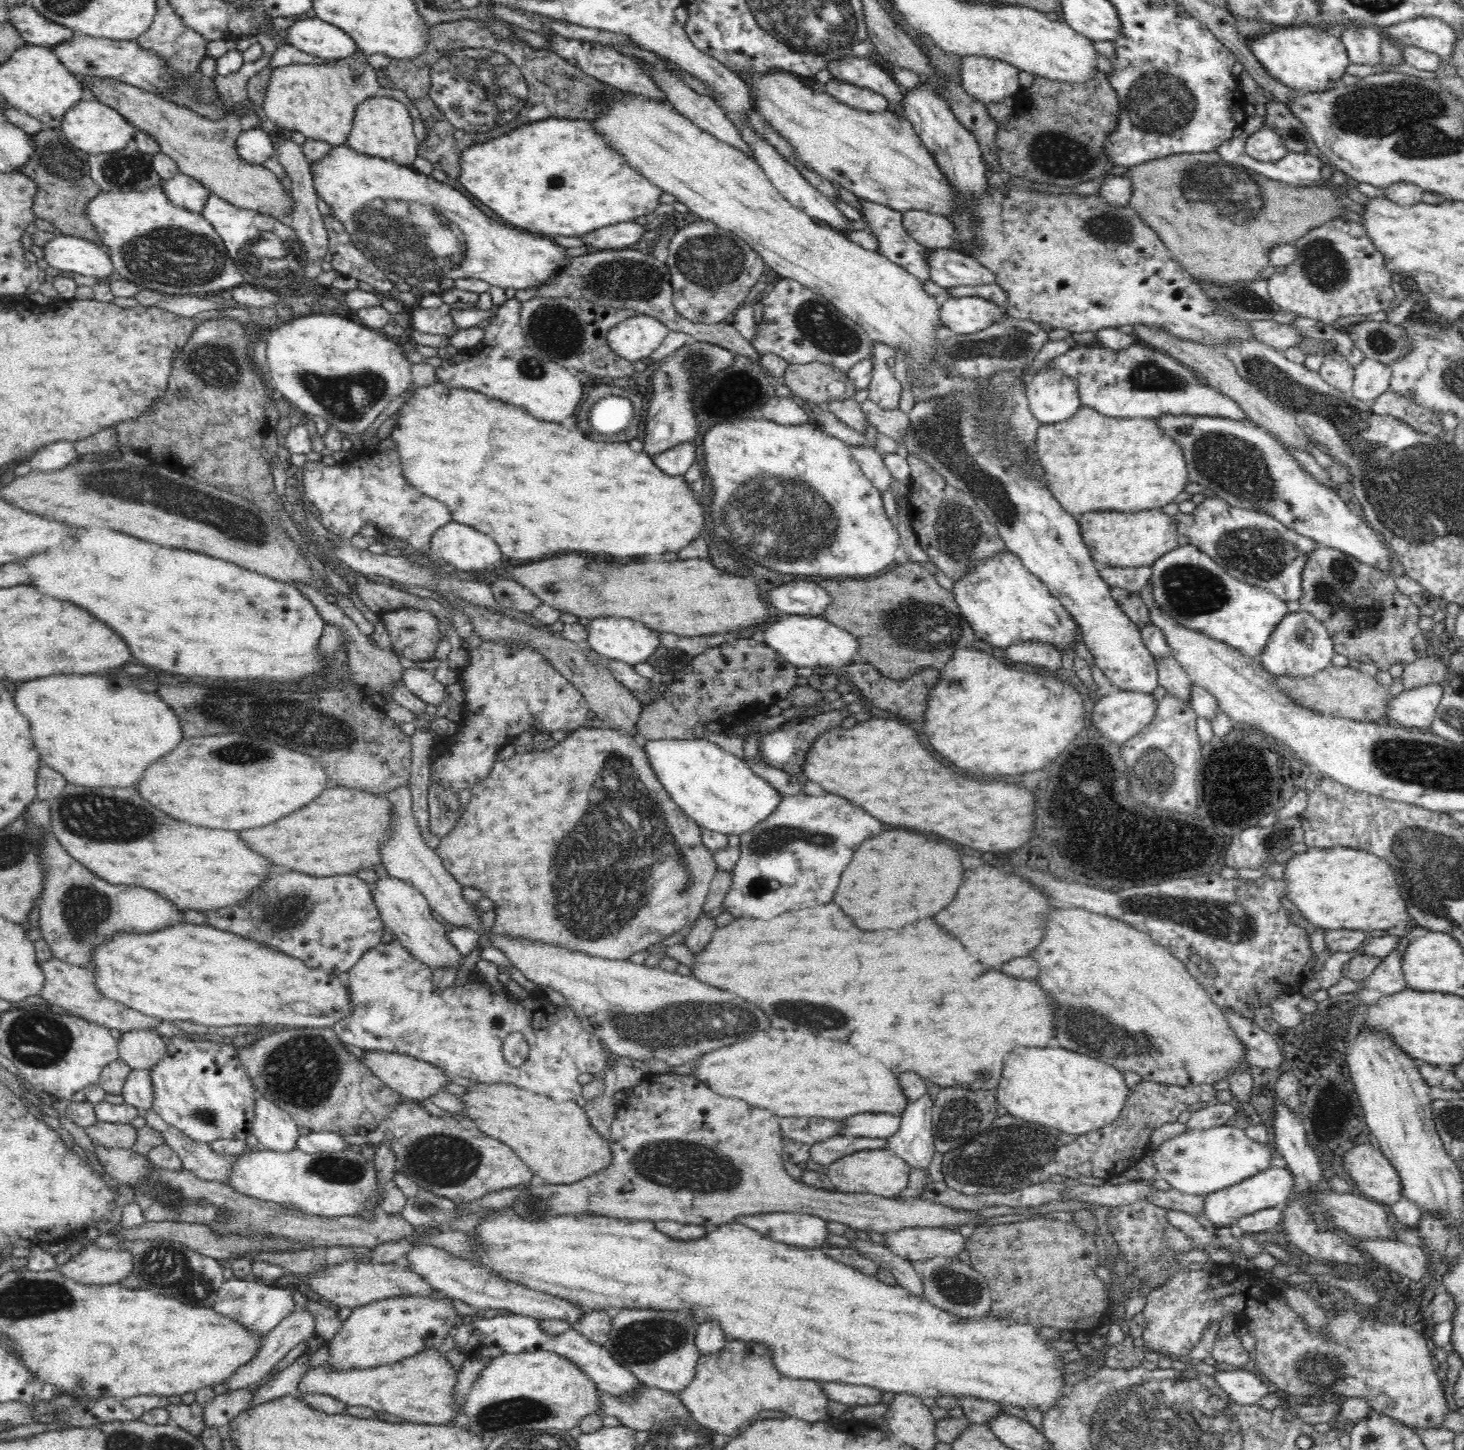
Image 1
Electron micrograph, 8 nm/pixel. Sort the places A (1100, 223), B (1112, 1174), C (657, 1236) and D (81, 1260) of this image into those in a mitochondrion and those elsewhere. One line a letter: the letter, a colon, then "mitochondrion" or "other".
A: mitochondrion
B: other
C: other
D: other

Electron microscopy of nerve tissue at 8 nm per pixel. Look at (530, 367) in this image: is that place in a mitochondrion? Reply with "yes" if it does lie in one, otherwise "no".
yes

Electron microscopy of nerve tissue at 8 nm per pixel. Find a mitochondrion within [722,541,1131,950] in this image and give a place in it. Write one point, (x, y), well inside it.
(921, 625)

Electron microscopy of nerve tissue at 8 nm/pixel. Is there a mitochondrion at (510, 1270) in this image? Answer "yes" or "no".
no

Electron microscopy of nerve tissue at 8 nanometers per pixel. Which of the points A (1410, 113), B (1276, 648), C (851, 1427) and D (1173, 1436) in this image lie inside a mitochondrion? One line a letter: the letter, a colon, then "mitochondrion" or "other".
A: mitochondrion
B: other
C: other
D: mitochondrion

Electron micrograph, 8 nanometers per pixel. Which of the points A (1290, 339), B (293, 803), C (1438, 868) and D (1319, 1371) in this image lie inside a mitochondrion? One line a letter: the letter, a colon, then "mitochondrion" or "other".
A: other
B: other
C: mitochondrion
D: mitochondrion

